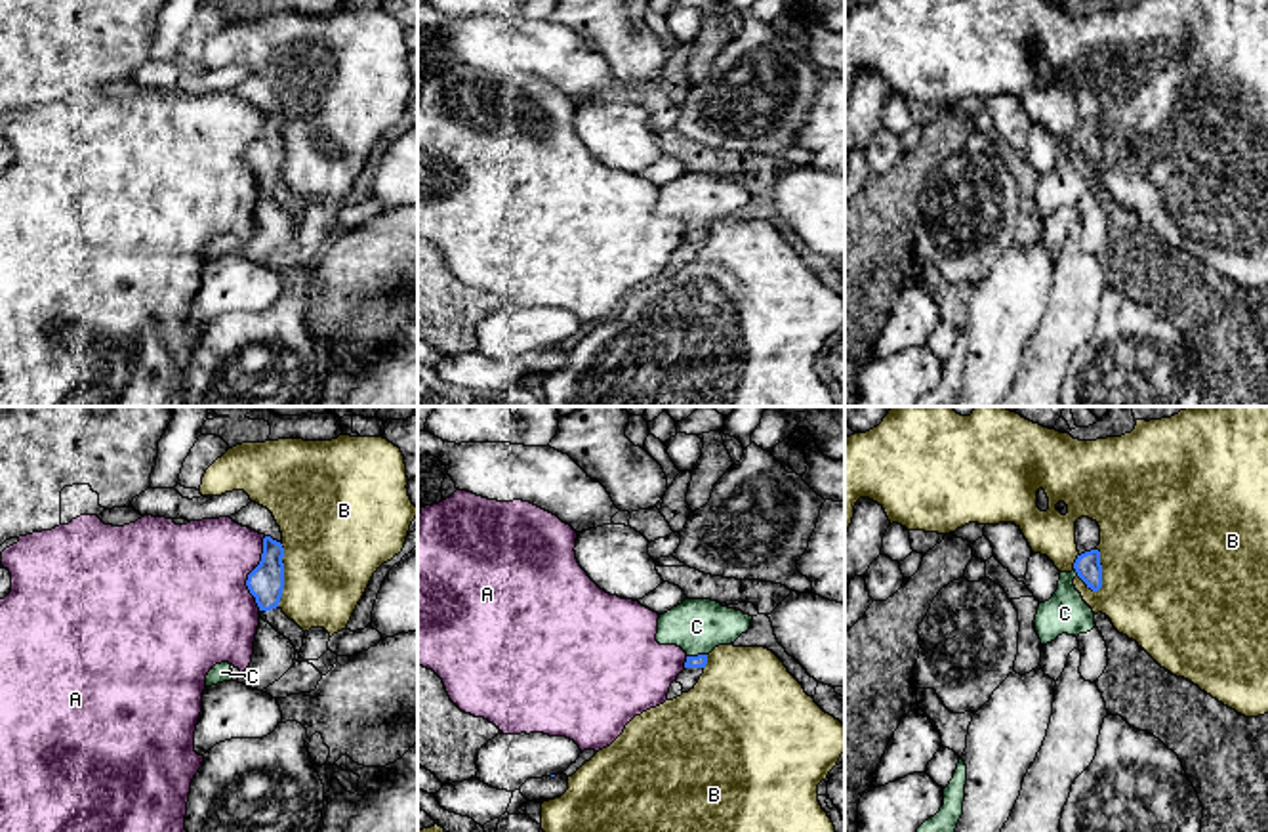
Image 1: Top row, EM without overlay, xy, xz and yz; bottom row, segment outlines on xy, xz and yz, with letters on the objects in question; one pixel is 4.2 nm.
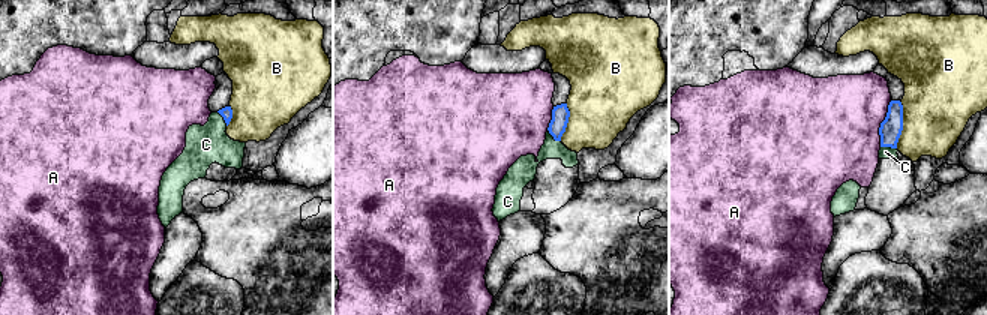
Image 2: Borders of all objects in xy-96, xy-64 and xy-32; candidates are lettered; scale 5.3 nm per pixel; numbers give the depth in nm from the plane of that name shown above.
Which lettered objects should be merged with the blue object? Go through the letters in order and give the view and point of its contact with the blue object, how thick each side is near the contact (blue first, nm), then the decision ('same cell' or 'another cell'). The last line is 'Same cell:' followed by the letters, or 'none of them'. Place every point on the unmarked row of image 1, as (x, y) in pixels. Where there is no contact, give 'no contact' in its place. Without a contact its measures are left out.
A: xy (250, 145) | 160/460 nm | another cell
B: xy (283, 147) | 160/420 nm | another cell
C: xz (698, 228) | 60/220 nm | same cell
Same cell: C

